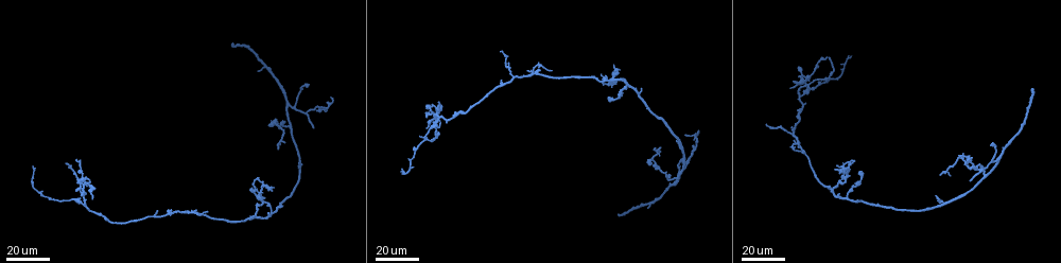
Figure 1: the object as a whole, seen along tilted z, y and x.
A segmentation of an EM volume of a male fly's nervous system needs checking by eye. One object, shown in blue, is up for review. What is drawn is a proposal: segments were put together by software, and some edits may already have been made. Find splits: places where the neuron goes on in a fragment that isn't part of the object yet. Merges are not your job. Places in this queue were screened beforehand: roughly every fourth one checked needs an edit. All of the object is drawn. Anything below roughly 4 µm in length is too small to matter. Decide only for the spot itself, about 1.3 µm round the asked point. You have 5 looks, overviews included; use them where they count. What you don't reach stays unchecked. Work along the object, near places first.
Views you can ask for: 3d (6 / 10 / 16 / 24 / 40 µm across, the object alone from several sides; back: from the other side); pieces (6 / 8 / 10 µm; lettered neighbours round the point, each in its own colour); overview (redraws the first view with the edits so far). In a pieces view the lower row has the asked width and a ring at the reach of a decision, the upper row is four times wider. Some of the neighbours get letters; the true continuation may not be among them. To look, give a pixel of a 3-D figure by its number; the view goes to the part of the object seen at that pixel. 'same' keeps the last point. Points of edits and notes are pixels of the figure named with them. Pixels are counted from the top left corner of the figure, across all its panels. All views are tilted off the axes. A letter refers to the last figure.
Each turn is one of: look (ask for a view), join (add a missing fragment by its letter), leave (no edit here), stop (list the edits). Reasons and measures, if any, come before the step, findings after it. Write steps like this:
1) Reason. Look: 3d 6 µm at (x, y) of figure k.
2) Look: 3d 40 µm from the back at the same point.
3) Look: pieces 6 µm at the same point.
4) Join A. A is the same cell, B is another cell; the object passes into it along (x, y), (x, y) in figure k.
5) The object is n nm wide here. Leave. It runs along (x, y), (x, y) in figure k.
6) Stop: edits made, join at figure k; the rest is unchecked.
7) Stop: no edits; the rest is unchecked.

Free end. Look: 3d 24 µm at (317, 110) of figure 1.

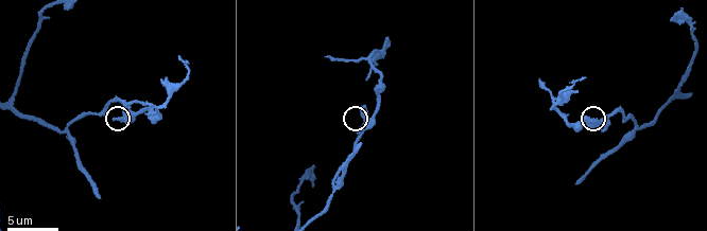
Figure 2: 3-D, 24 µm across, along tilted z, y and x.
See the neighbours. Look: pieces 6 µm at (128, 120) of figure 2.

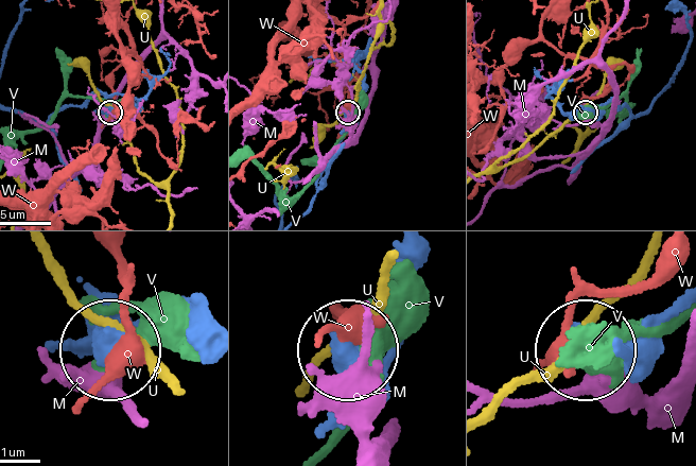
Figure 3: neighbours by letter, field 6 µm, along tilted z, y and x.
The object is 590 nm wide here. Leave. M, U, V and W are other cells; it runs along (101, 299), (114, 347) in figure 3; none of them fits.

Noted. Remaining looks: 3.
Free end. Look: 3d 6 µm at (362, 143) of figure 2.

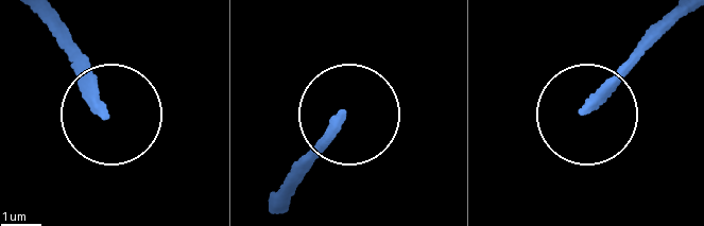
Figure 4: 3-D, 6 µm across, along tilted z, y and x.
Look: pieces 10 µm at (341, 116) of figure 4.

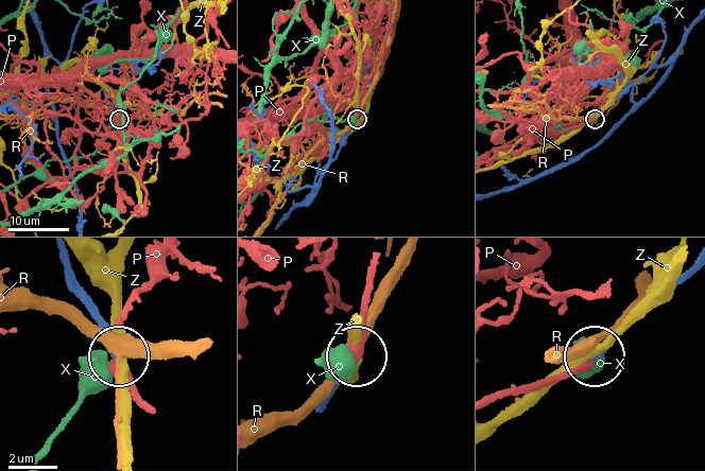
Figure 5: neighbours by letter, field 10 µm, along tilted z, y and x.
The object is 250 nm wide here. Leave. P, R, X and Z are other cells; none of them fits.

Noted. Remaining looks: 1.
Stop: no edits; the rest is unchecked.

